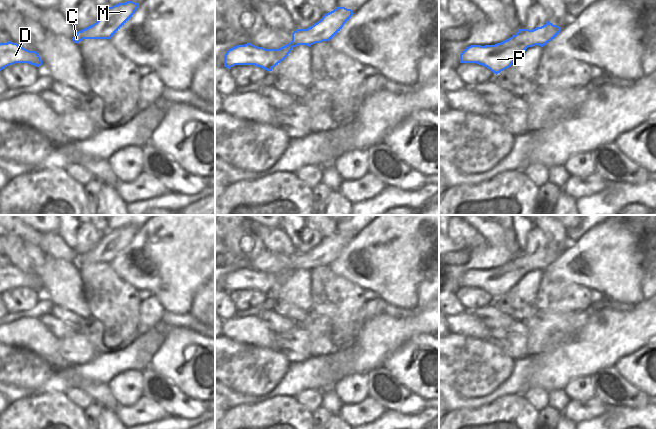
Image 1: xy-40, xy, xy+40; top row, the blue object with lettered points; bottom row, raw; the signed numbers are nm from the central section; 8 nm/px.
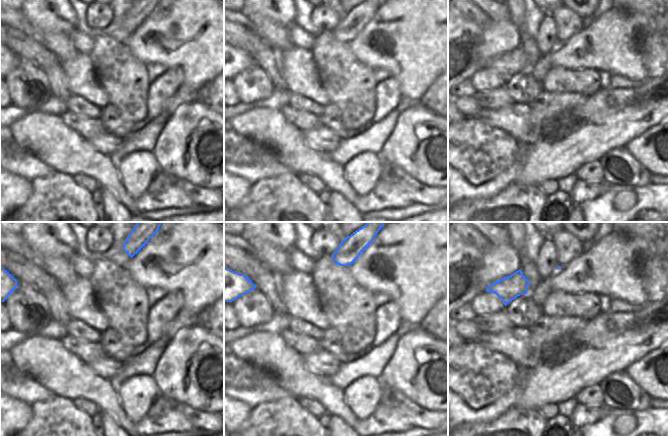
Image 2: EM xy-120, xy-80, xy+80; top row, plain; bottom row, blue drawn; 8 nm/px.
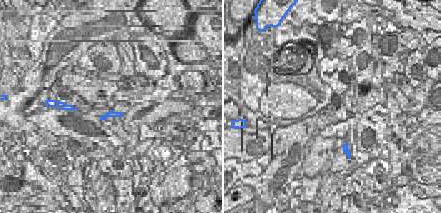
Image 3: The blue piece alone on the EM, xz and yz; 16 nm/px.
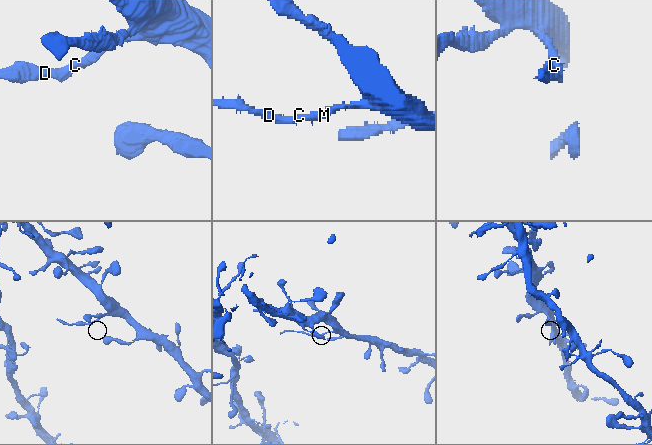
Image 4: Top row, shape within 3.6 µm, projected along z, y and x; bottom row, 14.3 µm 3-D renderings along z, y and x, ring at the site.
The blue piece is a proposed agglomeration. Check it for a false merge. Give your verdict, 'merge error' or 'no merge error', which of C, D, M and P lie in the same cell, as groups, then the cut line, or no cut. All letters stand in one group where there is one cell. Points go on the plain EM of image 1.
merge error; groups C M / D P; cut xy+40 (515, 259), (515, 263), (519, 267), (524, 267), (528, 270)

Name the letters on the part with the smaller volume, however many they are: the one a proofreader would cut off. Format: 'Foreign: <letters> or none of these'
Foreign: D, P

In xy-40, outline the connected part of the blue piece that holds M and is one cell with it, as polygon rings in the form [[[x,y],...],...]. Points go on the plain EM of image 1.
[[[127,225],[107,231],[93,249],[78,255],[72,264],[79,267],[83,263],[110,263],[132,241],[138,230],[139,227]]]

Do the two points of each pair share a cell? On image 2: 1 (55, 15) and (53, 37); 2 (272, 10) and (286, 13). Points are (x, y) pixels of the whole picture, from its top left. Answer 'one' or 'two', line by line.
1: two
2: one

